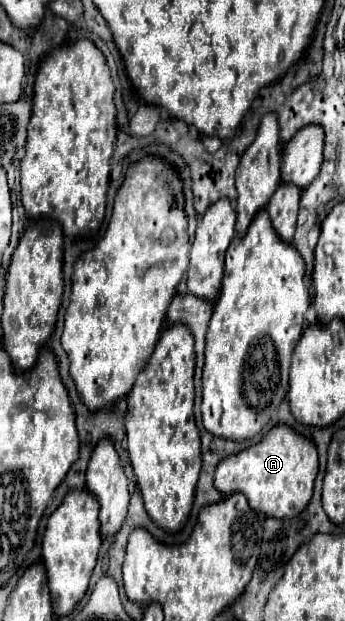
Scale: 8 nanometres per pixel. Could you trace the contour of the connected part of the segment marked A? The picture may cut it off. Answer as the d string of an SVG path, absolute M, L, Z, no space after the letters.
M275 425L263 437L263 441L255 443L253 447L241 451L237 455L225 457L217 465L215 489L221 495L233 495L235 491L245 493L249 503L251 503L251 509L263 513L265 517L277 517L277 519L281 519L281 517L297 517L307 507L307 503L311 501L317 469L319 469L319 463L317 463L317 449L315 449L315 445L311 441L307 441L305 437L301 437L299 433L295 433L289 425Z

